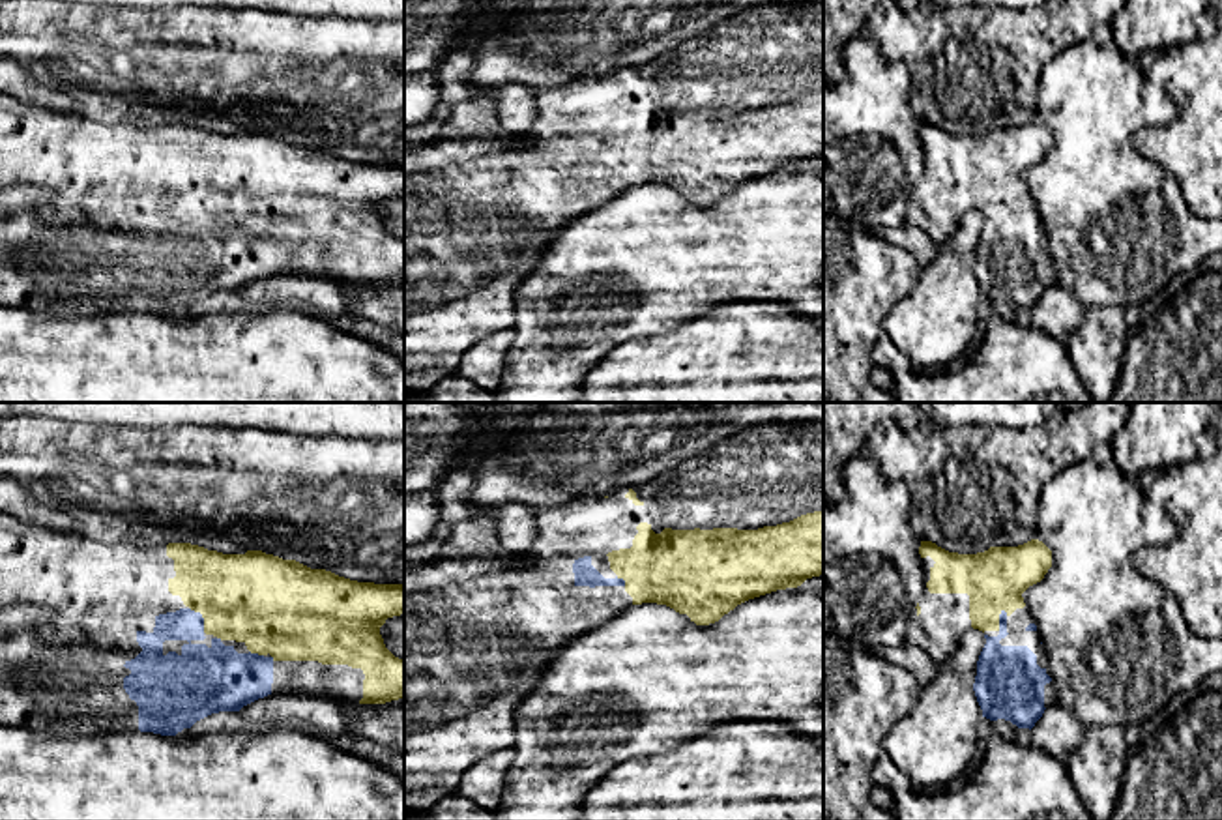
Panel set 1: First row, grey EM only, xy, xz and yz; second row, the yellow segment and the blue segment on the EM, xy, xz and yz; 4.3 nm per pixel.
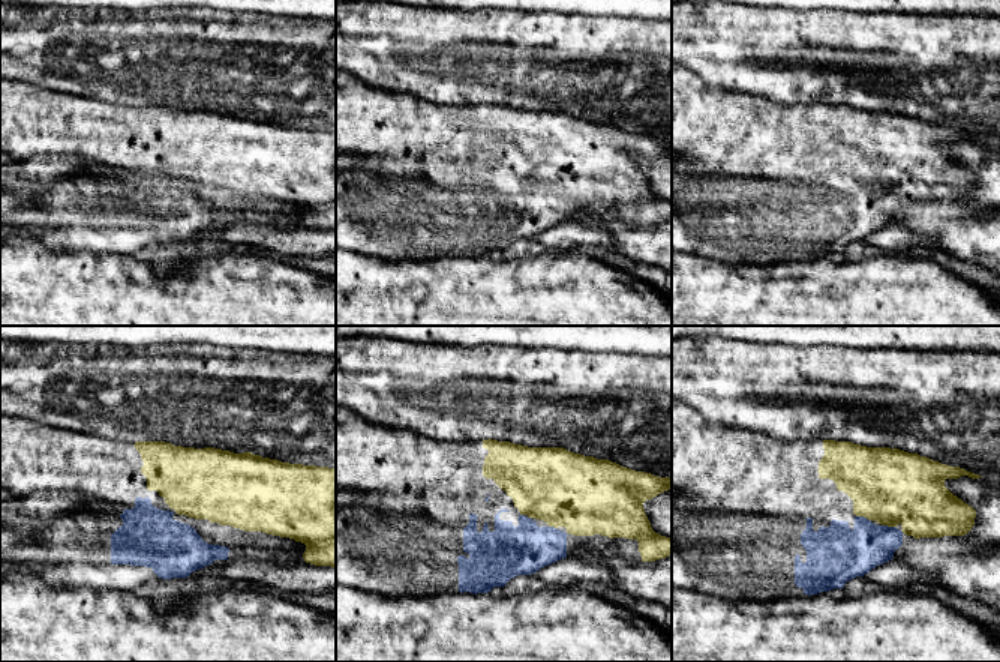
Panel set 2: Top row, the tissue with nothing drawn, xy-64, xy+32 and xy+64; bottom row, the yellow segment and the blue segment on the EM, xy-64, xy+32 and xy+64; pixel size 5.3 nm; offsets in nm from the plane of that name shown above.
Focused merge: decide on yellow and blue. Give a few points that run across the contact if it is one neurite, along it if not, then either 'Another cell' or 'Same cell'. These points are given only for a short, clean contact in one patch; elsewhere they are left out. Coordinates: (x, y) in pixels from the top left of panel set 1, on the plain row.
Same cell

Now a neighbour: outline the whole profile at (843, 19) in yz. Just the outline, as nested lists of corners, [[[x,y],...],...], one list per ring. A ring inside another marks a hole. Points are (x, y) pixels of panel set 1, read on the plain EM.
[[[823,0],[823,81],[844,81],[842,47],[863,34],[874,6],[881,0]]]

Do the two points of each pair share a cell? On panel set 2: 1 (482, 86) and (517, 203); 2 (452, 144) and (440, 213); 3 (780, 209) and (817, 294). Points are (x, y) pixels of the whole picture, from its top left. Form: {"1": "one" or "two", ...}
{"1": "two", "2": "one", "3": "two"}

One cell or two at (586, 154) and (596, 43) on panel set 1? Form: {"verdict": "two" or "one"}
{"verdict": "two"}

